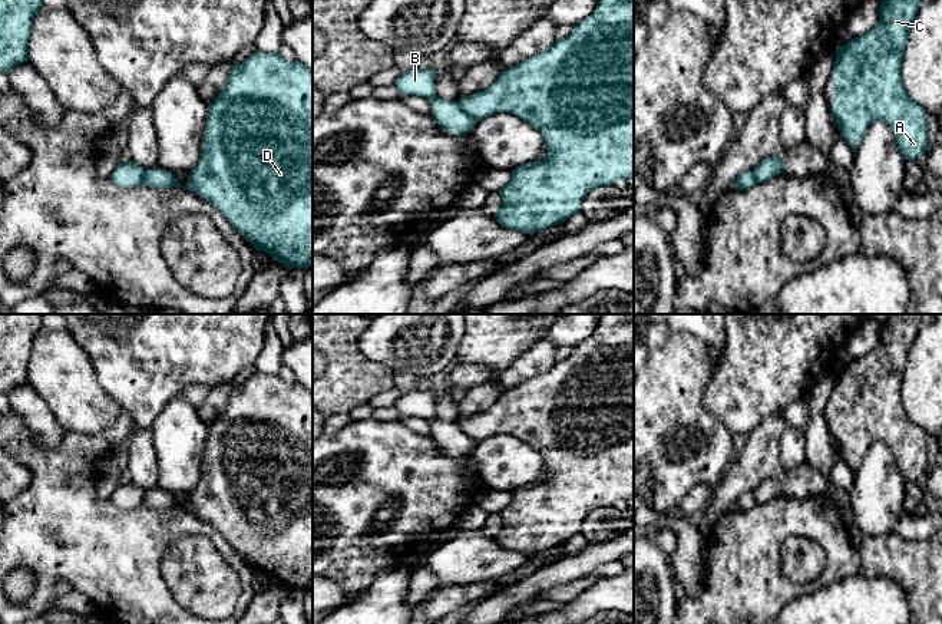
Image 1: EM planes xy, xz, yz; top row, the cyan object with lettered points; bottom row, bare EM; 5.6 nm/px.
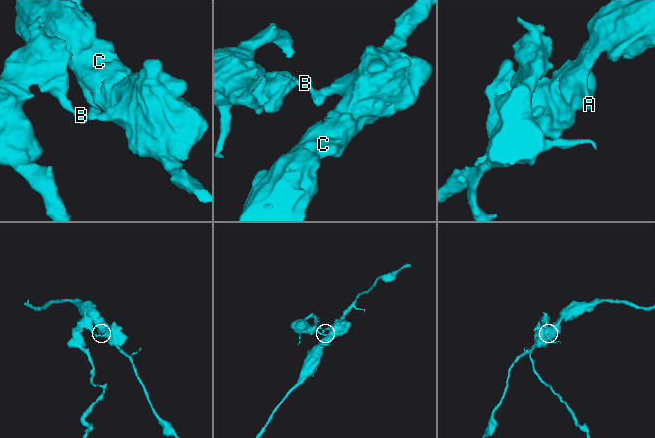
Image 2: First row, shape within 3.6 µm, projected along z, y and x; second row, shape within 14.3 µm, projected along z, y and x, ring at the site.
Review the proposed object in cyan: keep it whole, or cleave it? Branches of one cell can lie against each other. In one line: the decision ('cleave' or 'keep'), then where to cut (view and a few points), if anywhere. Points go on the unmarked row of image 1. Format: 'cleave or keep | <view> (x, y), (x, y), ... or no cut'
cleave | xz (458, 425), (476, 442)

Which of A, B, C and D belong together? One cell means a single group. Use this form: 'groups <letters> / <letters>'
groups A C D / B

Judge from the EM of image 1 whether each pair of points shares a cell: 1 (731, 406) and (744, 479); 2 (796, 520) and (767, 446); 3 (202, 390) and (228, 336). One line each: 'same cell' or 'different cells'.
1: different cells
2: different cells
3: different cells

